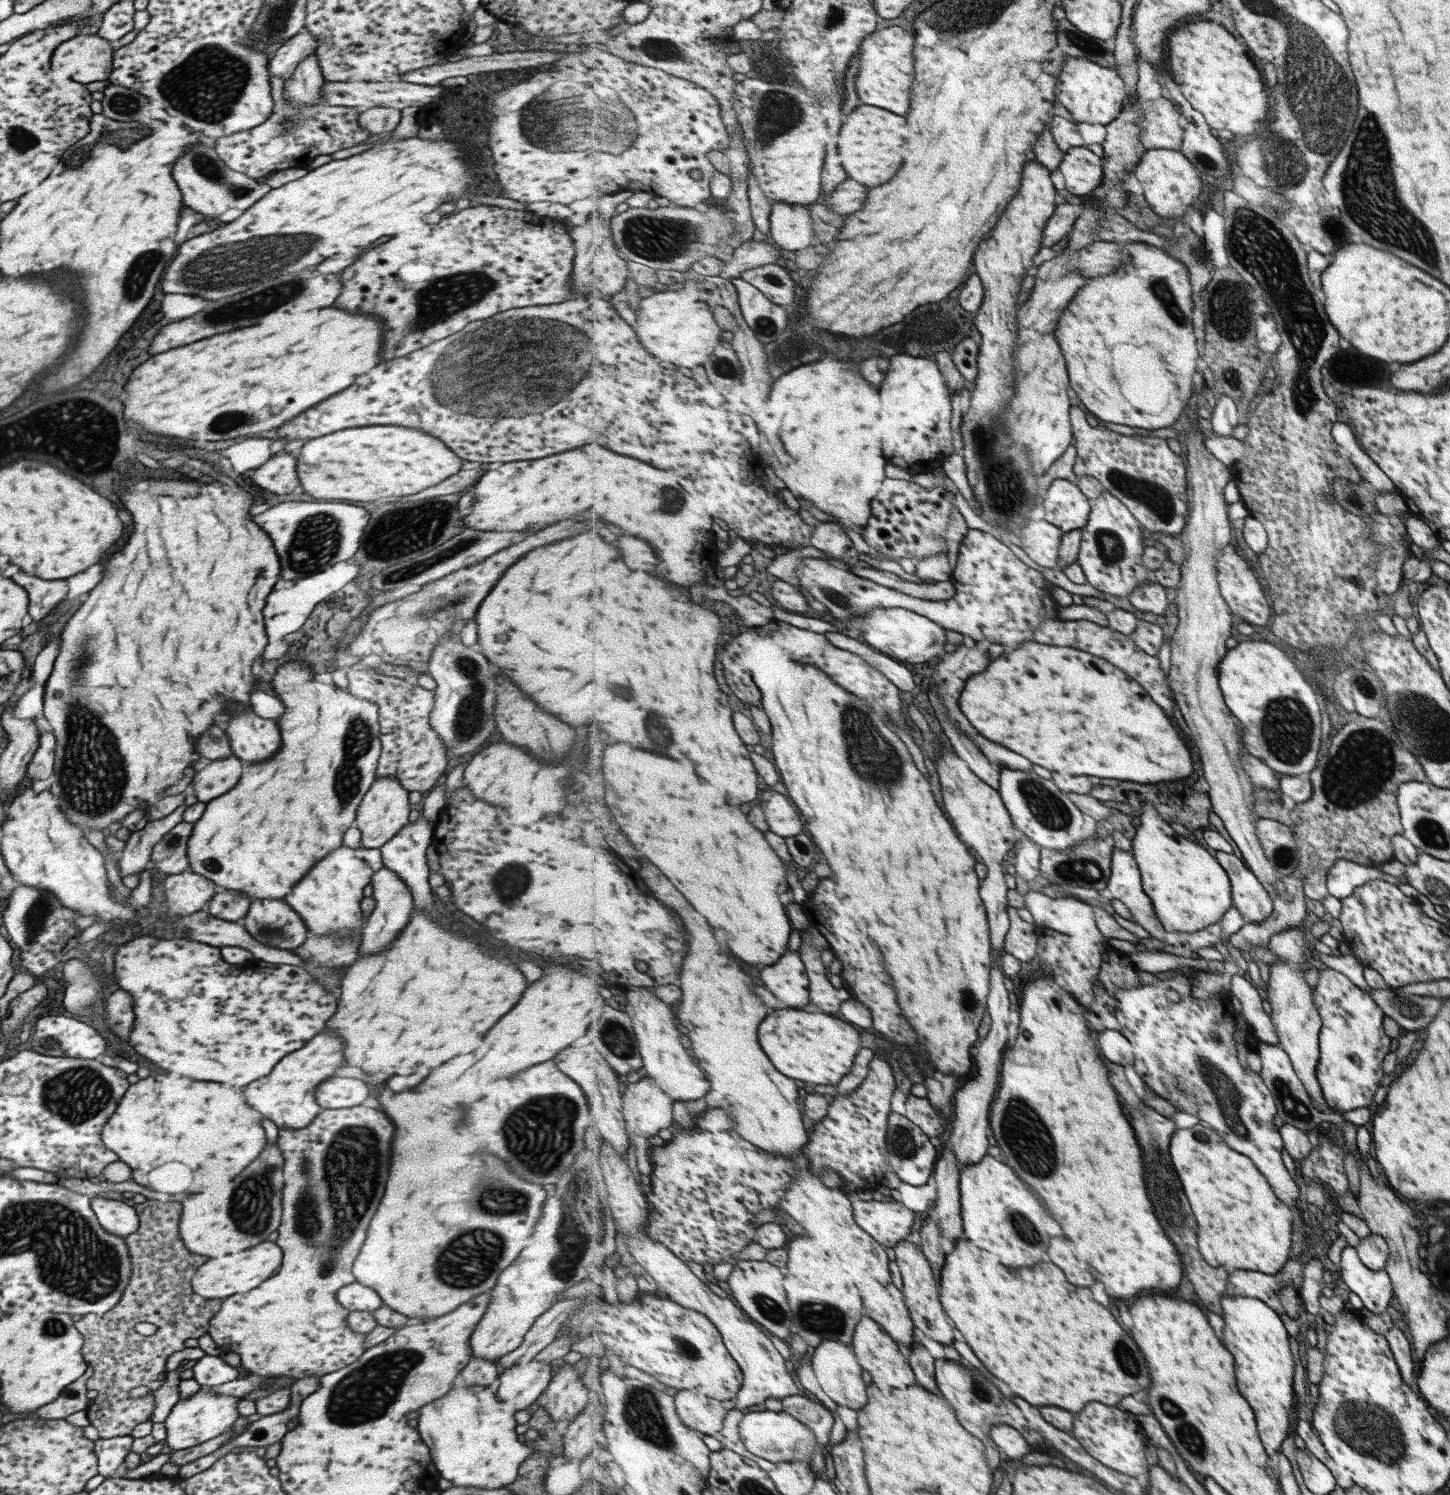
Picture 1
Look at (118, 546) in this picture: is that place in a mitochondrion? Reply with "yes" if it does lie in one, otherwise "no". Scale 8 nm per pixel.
no

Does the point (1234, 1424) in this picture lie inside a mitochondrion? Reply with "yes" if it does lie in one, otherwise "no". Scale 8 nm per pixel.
no

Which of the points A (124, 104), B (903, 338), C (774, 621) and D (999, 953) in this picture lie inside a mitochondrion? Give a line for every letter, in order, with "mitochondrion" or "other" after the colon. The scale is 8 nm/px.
A: mitochondrion
B: other
C: other
D: other

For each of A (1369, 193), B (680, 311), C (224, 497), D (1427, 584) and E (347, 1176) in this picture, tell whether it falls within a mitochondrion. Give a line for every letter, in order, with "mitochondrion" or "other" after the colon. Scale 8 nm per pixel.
A: mitochondrion
B: other
C: other
D: other
E: mitochondrion

